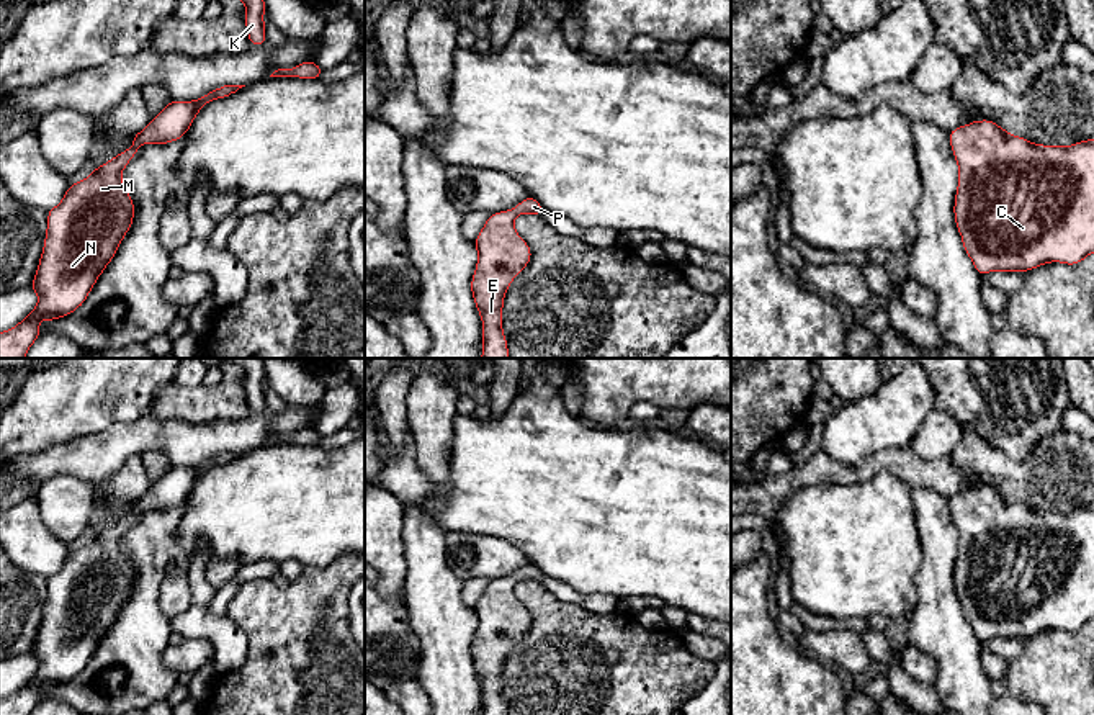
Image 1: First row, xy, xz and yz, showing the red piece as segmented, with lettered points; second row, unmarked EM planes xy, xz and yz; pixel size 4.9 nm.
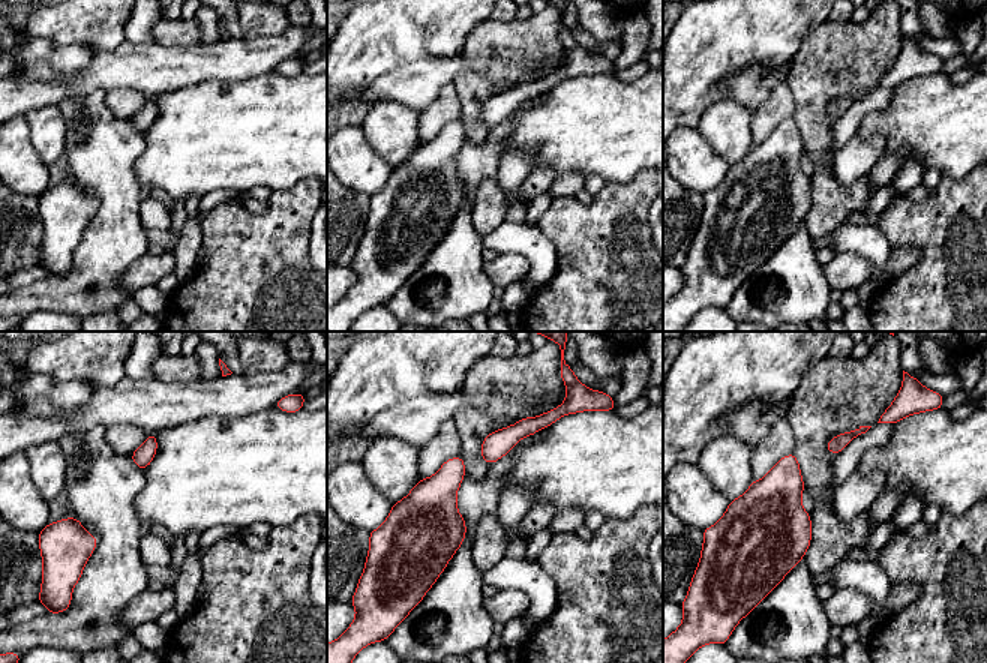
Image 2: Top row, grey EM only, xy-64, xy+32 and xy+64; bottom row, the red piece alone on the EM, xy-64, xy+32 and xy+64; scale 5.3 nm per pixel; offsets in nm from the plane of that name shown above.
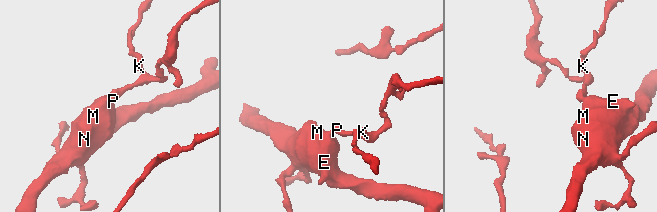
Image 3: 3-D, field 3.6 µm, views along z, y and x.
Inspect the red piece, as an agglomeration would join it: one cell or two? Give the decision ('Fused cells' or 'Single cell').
Single cell

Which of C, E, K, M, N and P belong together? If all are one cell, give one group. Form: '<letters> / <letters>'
C E K M N P

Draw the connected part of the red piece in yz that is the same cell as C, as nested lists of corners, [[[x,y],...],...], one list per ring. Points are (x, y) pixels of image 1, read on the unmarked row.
[[[981,486],[950,497],[948,507],[958,532],[955,592],[980,643],[996,636],[1024,640],[1051,628],[1076,632],[1094,618],[1094,506],[1069,514],[1033,510]]]

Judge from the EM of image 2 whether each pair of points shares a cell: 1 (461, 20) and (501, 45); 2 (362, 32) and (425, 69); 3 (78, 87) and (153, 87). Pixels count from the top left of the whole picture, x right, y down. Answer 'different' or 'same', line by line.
1: different
2: different
3: same

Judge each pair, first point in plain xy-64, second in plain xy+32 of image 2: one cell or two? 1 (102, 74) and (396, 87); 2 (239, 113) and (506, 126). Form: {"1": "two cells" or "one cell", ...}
{"1": "one cell", "2": "two cells"}

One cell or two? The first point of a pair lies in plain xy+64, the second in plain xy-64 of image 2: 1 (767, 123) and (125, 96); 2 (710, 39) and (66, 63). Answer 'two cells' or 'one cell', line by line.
1: one cell
2: two cells

